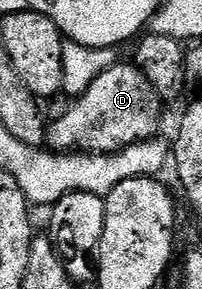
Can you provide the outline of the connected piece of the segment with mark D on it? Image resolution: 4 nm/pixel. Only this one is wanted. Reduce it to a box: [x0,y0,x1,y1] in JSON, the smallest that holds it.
[46,63,162,154]

